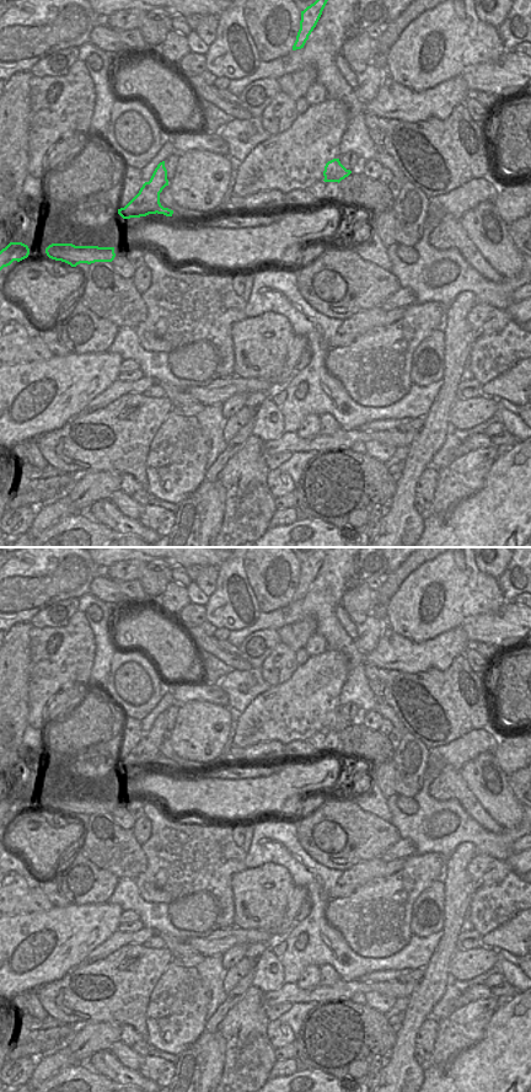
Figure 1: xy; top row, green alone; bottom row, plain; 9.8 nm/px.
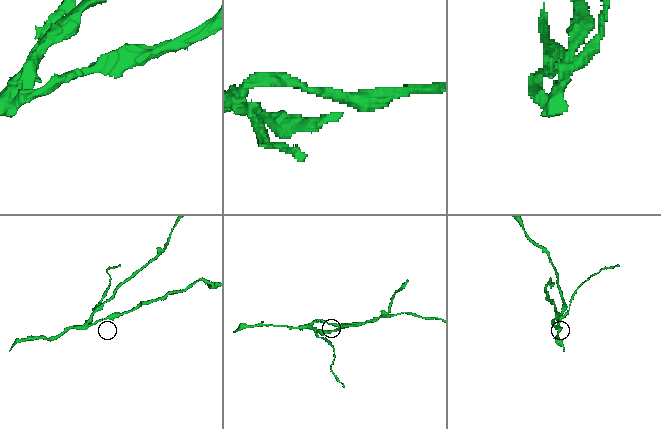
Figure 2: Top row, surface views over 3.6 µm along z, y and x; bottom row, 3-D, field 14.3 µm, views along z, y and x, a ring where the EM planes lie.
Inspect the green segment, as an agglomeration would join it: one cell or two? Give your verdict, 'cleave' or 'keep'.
cleave

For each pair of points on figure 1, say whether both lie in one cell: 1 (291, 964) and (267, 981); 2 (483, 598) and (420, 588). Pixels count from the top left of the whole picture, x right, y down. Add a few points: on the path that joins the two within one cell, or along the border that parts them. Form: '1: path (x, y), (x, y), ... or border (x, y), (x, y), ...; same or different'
1: border (278, 958), (285, 983); different
2: path (467, 592), (449, 588), (443, 582), (436, 581); same

